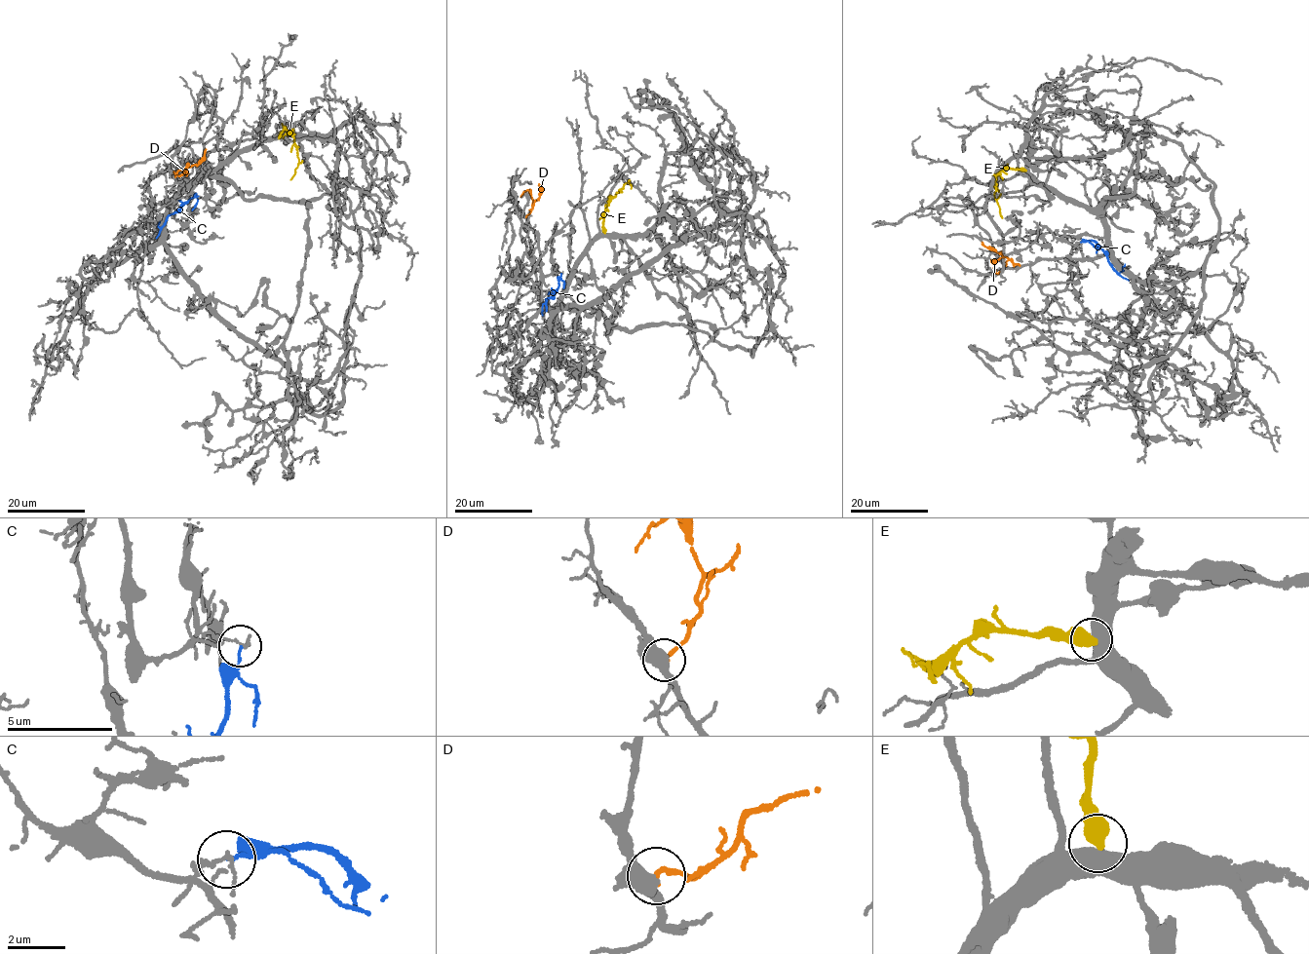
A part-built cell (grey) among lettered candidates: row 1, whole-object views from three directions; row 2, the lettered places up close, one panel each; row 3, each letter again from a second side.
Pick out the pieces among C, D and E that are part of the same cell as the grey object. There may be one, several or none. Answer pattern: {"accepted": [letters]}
{"accepted": ["D"]}

